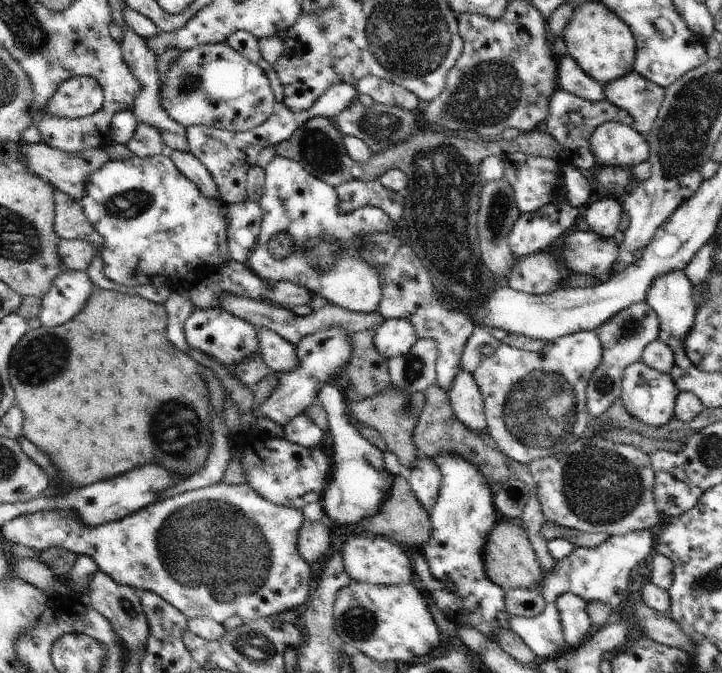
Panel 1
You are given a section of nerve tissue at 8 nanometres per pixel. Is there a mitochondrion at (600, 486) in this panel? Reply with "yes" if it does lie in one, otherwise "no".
yes

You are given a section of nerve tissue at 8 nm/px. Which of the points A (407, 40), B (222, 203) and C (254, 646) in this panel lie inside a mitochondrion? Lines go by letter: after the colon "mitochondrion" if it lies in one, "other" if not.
A: mitochondrion
B: other
C: mitochondrion

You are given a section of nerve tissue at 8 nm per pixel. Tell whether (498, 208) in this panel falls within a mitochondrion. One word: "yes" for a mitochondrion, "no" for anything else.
yes

